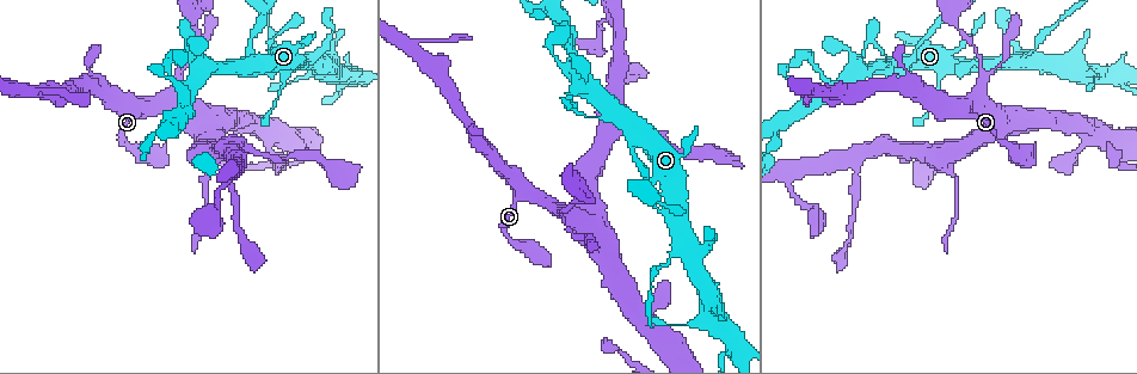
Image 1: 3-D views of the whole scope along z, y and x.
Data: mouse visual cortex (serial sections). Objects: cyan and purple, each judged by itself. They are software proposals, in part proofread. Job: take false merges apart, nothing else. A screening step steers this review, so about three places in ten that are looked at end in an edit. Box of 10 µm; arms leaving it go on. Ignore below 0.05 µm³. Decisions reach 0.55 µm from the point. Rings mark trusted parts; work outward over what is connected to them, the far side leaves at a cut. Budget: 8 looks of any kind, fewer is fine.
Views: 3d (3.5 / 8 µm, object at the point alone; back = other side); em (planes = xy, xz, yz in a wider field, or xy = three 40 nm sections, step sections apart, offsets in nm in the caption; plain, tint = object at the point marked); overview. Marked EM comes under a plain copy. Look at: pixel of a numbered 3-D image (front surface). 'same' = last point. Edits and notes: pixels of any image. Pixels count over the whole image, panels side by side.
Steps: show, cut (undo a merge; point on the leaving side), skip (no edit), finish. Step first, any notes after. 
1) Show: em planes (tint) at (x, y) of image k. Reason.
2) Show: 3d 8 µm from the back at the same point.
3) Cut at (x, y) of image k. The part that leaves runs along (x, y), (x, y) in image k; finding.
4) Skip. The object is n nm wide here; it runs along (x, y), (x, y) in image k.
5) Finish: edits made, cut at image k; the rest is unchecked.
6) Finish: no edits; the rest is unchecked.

Show: 3d 8 µm at (996, 68) of image 1. Calibre changes.

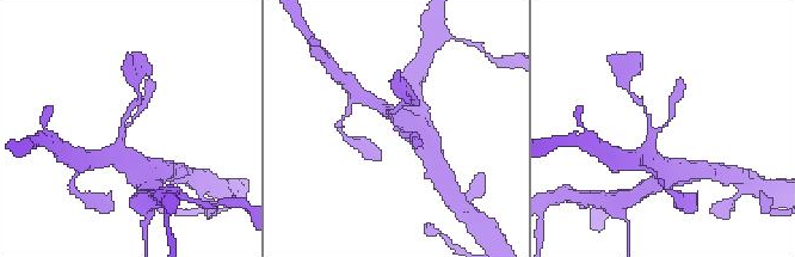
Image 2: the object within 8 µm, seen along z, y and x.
Show: em xy step 5 (tint) at the same point.

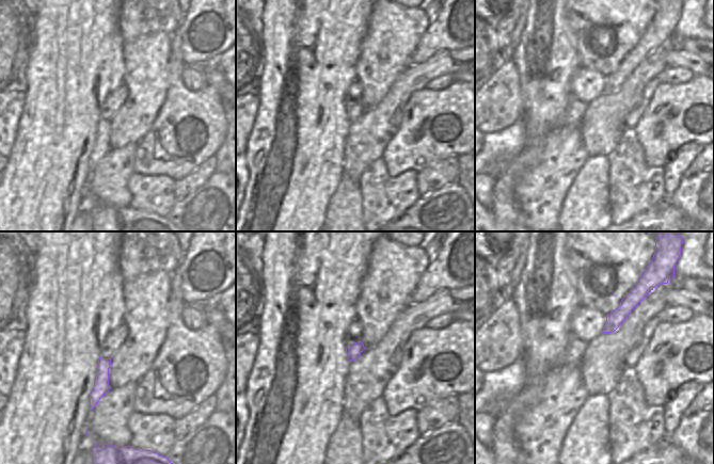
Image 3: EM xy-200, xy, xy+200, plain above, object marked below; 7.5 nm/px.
Skip. 3 arms meet here; it runs along (117, 151), (121, 136), (146, 99) in image 2; one cell here.

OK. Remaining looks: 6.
Show: 3d 3.5 µm at (661, 267) of image 1. Narrows sharply.

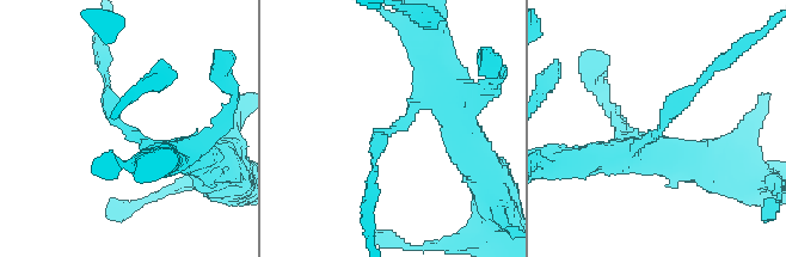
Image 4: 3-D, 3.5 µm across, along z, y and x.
Show: em xy step 3 (tint) at (664, 125) of image 4. The arms are 100, 300 nm wide; shape alone is not enough.

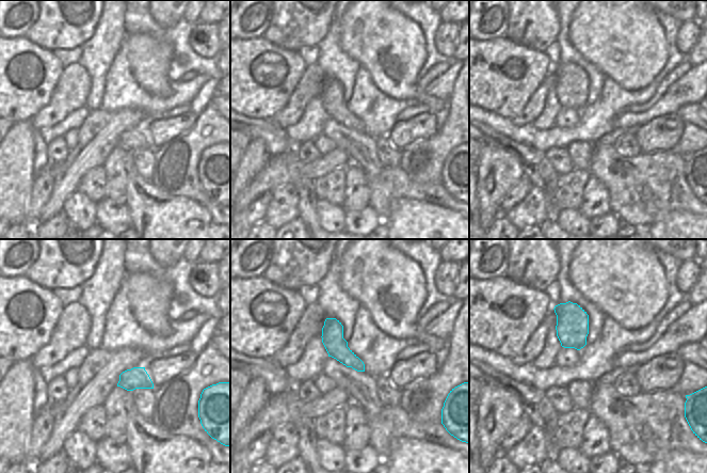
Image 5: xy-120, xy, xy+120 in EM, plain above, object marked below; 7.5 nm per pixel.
Cut at (686, 99) of image 4. The part that leaves runs along (664, 124), (676, 103), (744, 43) in image 4; a second cell is stuck on.

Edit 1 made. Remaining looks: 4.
Show: overview. Redraw.

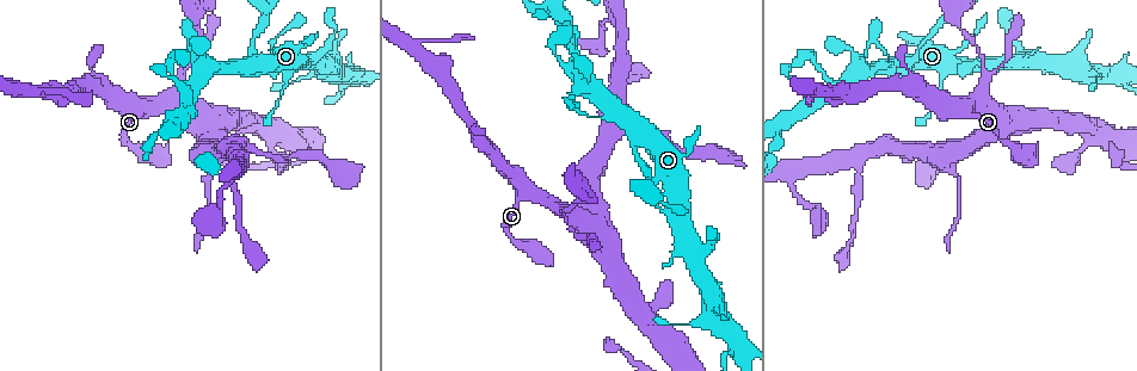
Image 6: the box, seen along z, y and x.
Show: 3d 8 µm at (913, 55) of image 6.

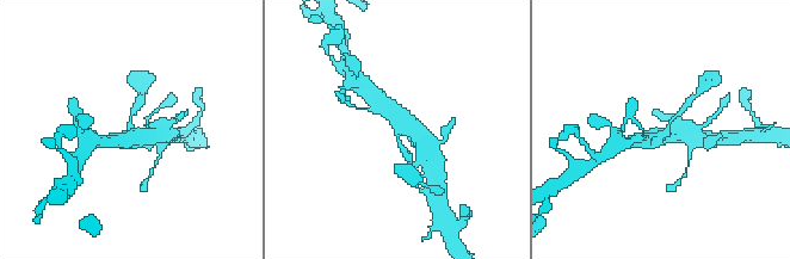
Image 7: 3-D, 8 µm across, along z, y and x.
Show: 3d 3.5 µm at the same point. Zoom in.

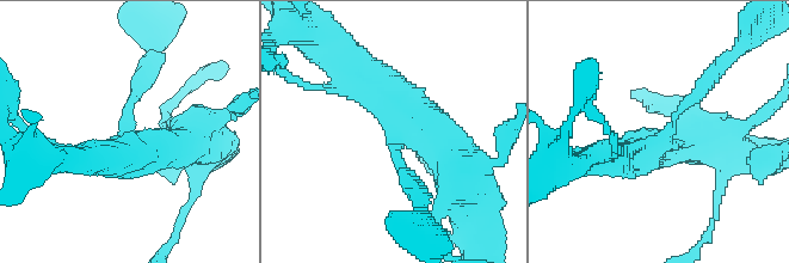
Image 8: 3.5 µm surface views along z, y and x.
Show: em xy step 1 (tint) at (123, 130) of image 8. The arms are 200, 450 nm wide.

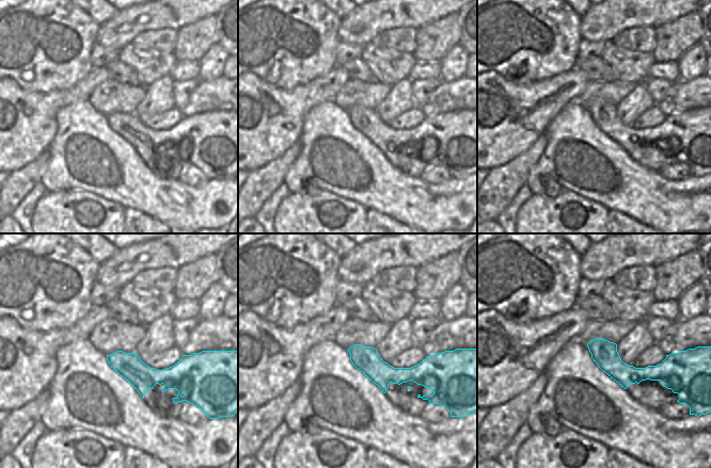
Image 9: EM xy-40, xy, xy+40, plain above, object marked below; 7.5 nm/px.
Skip. It runs along (663, 144), (643, 151), (714, 73) in image 8; one cell here.

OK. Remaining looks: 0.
Finish: edits made, cut at image 4; the rest is unchecked.

